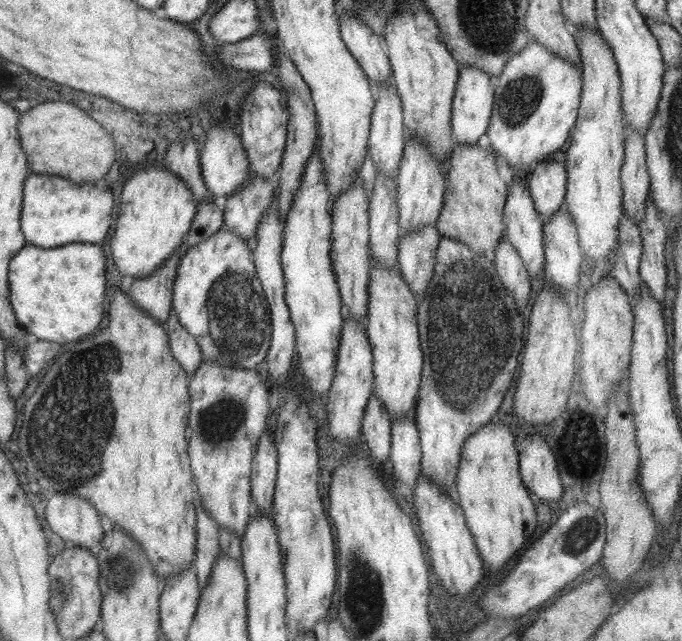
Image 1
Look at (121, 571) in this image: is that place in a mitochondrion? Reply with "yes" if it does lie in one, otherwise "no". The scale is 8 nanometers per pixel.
yes

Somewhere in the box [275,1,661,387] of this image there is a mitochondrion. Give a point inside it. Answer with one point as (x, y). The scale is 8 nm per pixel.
(521, 97)

